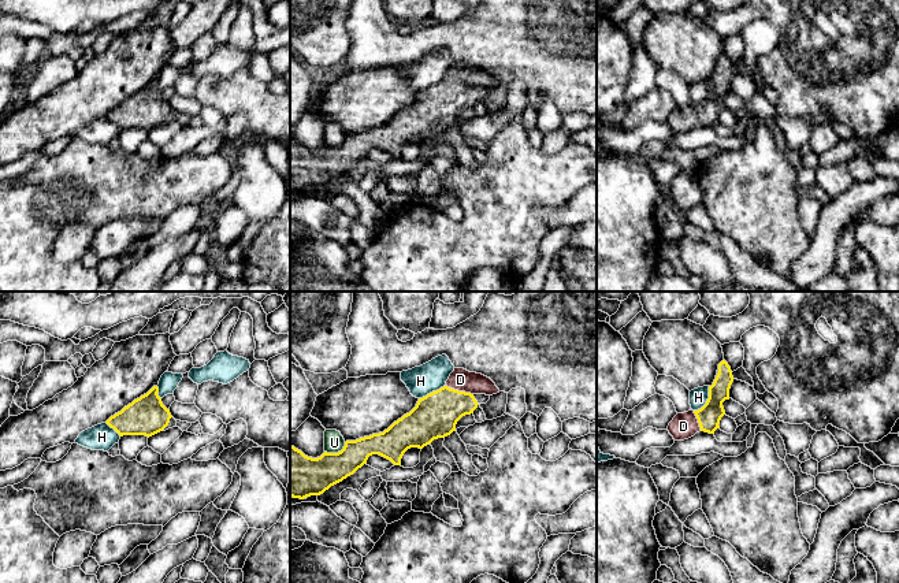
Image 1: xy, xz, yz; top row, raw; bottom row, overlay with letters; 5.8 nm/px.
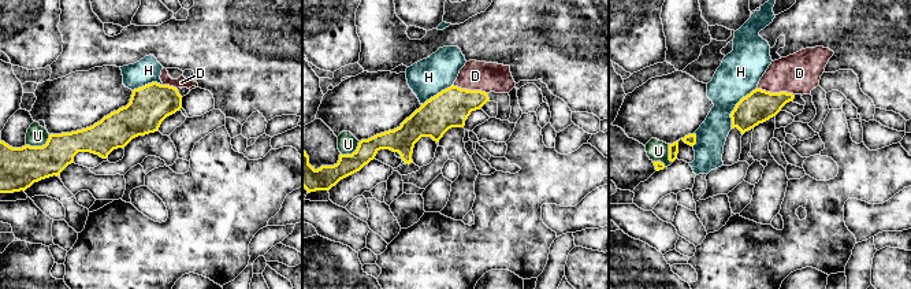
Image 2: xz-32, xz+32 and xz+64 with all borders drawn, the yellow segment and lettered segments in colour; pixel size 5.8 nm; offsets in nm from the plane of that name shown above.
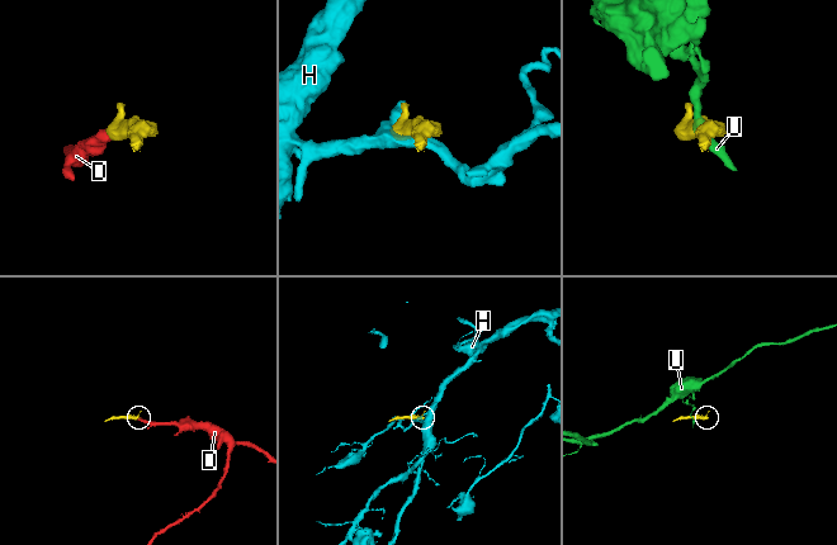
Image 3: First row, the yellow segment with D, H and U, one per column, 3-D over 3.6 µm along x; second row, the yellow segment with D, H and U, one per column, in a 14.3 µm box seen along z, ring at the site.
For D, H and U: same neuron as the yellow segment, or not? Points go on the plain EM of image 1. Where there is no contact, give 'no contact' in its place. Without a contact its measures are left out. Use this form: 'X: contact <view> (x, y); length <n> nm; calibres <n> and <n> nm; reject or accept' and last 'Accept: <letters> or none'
D: contact xz (457, 84); length 180 nm; calibres 260 and 130 nm; accept
H: contact yz (708, 93); length 180 nm; calibres 140 and 110 nm; reject
U: contact xz (335, 147); length 140 nm; calibres 260 and 120 nm; reject
Accept: D

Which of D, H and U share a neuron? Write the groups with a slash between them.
D / H / U

